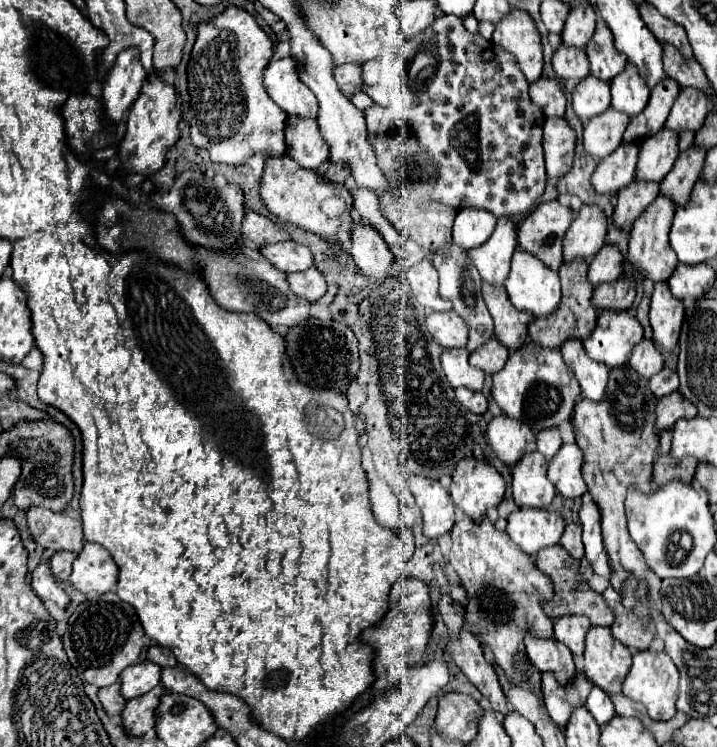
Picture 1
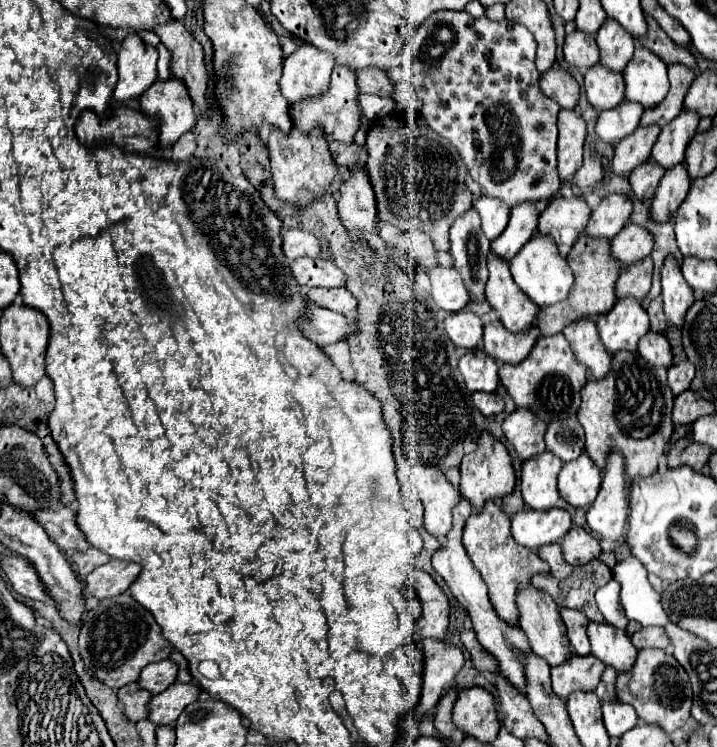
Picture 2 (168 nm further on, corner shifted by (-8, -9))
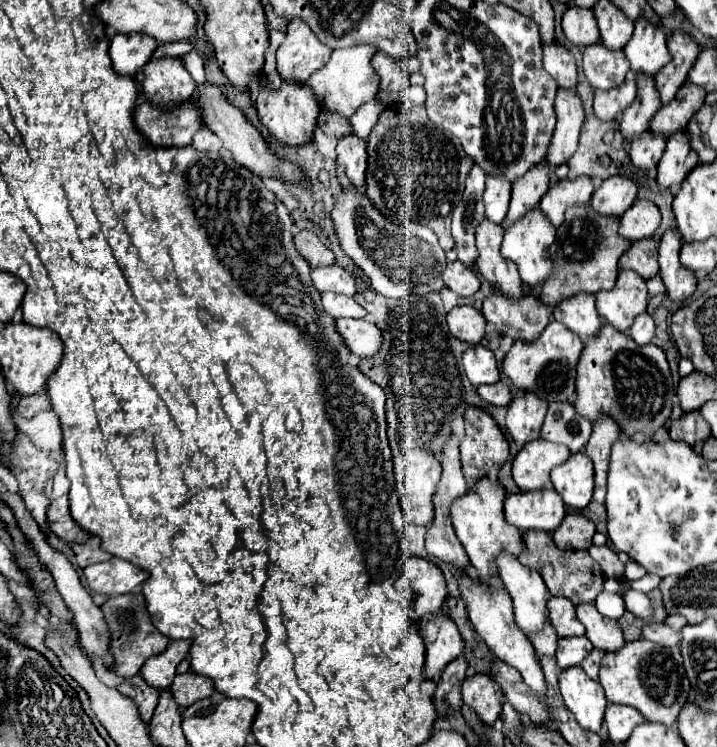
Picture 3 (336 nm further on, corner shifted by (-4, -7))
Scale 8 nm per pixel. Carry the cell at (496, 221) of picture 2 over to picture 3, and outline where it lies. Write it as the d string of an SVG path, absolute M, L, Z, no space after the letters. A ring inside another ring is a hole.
M488 176L486 178L484 204L486 204L488 220L502 222L506 218L508 204L510 204L510 188L512 188L512 182L504 176Z

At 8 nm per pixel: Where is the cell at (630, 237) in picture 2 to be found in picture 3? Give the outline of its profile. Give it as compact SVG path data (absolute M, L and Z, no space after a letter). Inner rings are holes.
M636 200L620 220L620 234L630 242L648 238L660 226L660 210L650 200Z

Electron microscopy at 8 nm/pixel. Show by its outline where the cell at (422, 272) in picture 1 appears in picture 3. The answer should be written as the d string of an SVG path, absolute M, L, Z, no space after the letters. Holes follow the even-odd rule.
M460 260L456 262L450 262L444 270L444 282L450 290L454 290L458 296L472 296L480 290L480 278L478 274L464 266Z

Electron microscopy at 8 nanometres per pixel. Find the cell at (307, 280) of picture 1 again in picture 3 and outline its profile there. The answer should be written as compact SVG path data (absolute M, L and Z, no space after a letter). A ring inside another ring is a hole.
M324 292L322 306L332 318L364 318L366 316L366 310L354 298L348 298L342 294Z

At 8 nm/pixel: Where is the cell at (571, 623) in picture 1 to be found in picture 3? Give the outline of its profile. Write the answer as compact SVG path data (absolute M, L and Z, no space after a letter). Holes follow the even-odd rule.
M552 596L548 600L548 616L552 626L556 628L556 634L560 638L568 638L568 636L584 636L584 626L582 622L576 618L576 610L574 604L568 598L556 598Z

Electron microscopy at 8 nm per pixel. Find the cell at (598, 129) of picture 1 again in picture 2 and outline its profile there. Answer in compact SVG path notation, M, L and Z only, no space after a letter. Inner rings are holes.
M626 100L612 108L612 112L600 112L596 122L596 136L612 146L618 144L638 128L642 112L644 108L640 108L640 104L628 104Z

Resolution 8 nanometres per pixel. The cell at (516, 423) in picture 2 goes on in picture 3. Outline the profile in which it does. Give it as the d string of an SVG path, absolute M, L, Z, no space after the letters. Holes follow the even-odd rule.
M524 392L510 402L506 414L506 428L518 446L540 438L540 426L544 422L546 410L548 402L532 392Z

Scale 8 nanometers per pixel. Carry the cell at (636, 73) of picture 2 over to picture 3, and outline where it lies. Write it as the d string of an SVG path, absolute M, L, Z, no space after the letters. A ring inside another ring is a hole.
M638 18L634 22L634 34L624 46L624 54L628 56L632 70L656 74L670 58L664 28L650 24L646 18Z

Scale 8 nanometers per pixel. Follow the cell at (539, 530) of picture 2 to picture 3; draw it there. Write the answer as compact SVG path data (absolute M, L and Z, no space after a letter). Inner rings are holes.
M546 488L546 490L532 490L532 492L518 492L518 494L508 494L506 502L504 502L504 516L510 524L514 524L518 530L544 530L544 532L552 532L556 530L556 526L562 522L562 518L566 516L566 508L564 502L560 498L560 494L554 488Z

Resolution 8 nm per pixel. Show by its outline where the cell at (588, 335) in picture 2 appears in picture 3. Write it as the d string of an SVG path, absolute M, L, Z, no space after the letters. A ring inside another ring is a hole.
M580 292L574 294L572 298L564 298L564 302L560 300L554 306L554 320L562 322L568 330L582 336L584 340L588 336L596 336L602 326L602 320L596 312L594 296L588 292Z

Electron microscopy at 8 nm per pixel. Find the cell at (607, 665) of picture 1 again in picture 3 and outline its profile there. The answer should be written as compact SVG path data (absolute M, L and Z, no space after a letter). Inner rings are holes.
M582 602L580 606L576 606L576 614L578 614L578 620L586 626L588 640L596 648L604 652L614 652L614 650L620 650L620 646L624 646L620 624L612 618L602 616L594 604Z

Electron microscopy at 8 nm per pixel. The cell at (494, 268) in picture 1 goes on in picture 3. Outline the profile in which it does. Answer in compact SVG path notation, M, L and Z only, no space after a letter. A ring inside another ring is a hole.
M544 160L534 164L532 170L528 170L522 178L518 178L512 184L510 210L502 226L506 228L508 222L512 222L514 218L522 218L532 206L540 202L540 198L546 194L548 188L550 188L550 164Z

